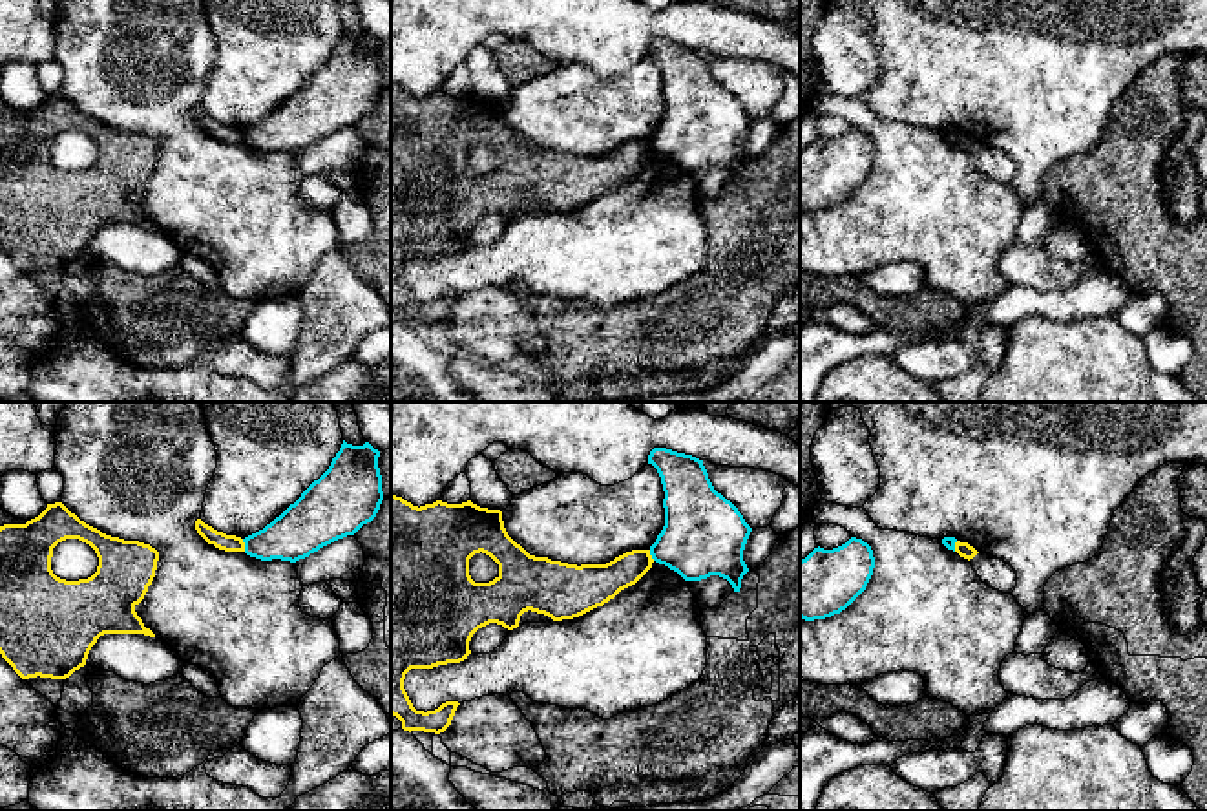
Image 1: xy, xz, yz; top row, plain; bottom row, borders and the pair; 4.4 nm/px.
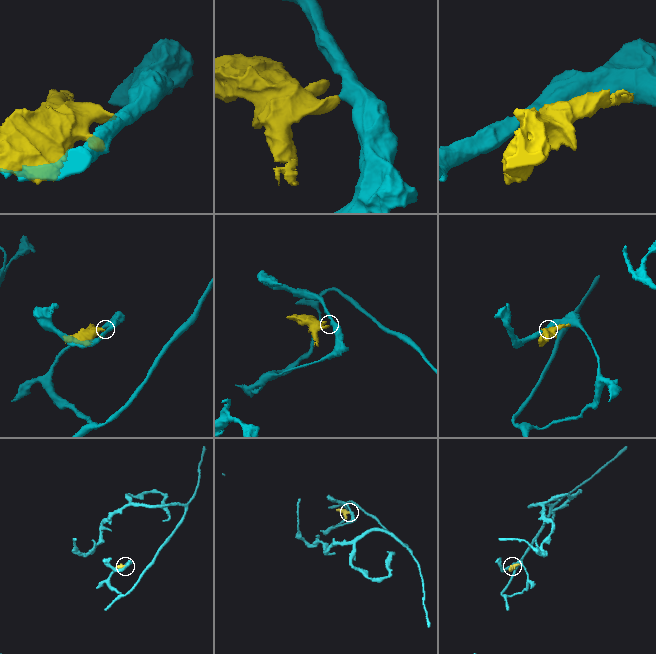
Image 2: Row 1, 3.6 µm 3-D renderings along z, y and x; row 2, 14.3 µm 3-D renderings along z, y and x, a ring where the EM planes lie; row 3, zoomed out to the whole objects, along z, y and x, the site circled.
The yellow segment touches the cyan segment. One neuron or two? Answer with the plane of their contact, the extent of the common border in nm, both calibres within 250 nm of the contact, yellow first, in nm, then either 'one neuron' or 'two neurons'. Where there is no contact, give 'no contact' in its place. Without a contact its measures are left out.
xy | 60 nm | 80/220 nm | two neurons

